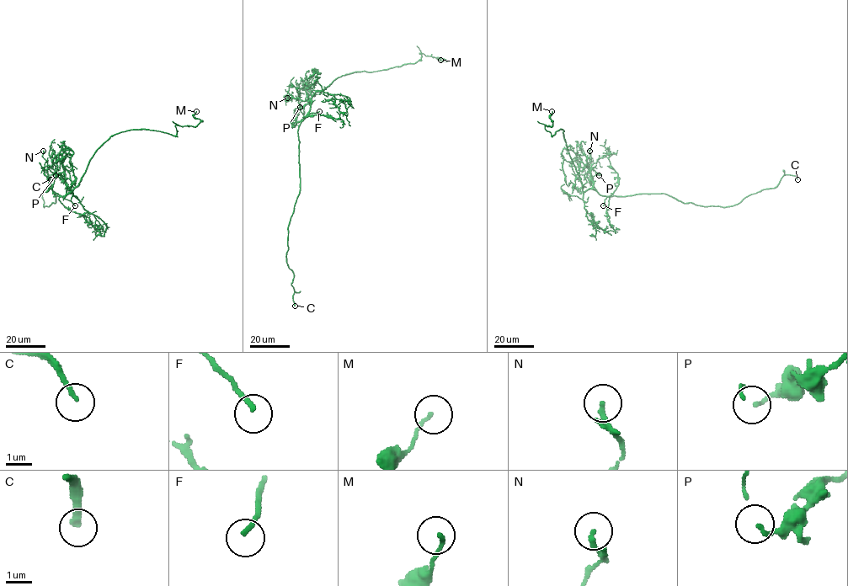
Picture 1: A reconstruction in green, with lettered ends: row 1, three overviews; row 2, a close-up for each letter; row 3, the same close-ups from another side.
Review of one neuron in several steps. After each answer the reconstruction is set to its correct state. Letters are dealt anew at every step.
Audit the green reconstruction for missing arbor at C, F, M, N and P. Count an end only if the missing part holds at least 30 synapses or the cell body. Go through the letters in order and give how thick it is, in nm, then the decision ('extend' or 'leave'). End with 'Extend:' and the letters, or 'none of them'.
C: calibre 240 nm; extend
F: calibre 170 nm; extend
M: calibre 120 nm; leave
N: calibre 180 nm; leave
P: calibre 110 nm; leave
Extend: C, F

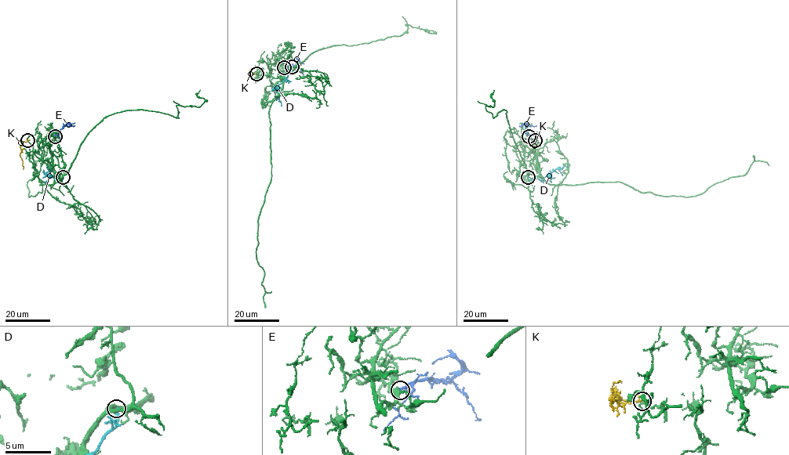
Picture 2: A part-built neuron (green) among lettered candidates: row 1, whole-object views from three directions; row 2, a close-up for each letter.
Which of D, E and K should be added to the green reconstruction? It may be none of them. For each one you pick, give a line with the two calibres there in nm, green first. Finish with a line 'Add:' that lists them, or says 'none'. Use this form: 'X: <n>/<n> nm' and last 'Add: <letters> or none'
E: 420/220 nm
Add: E

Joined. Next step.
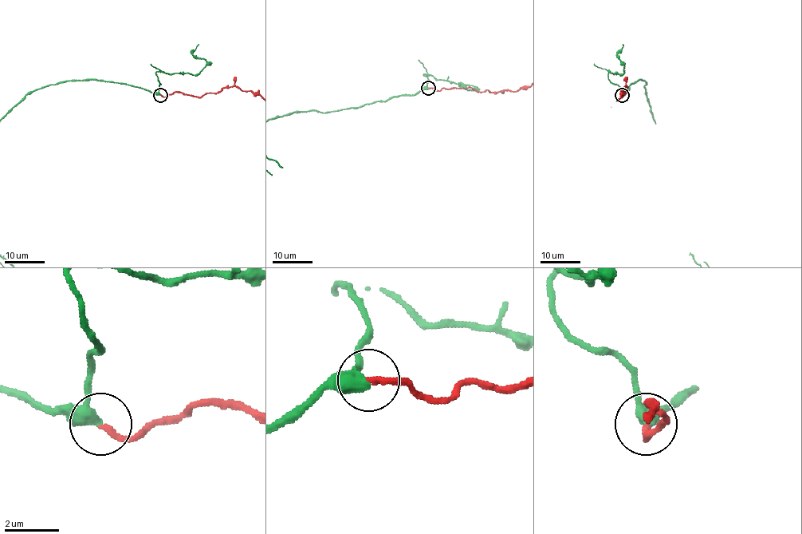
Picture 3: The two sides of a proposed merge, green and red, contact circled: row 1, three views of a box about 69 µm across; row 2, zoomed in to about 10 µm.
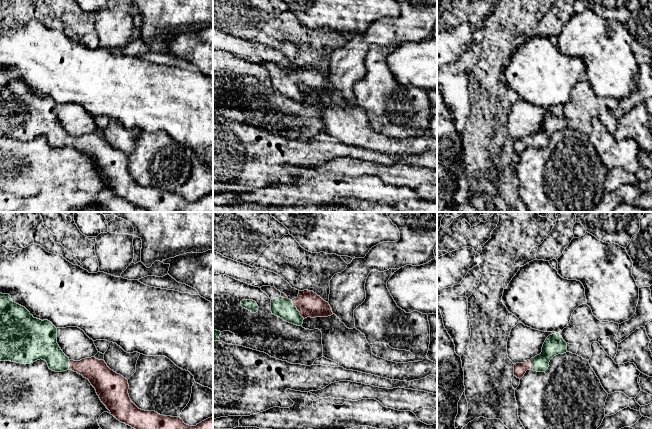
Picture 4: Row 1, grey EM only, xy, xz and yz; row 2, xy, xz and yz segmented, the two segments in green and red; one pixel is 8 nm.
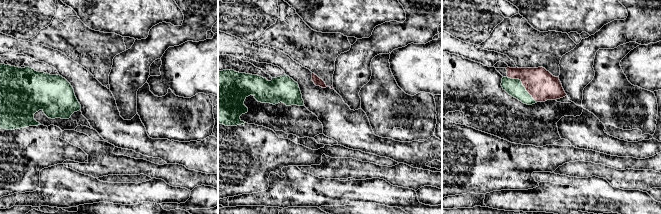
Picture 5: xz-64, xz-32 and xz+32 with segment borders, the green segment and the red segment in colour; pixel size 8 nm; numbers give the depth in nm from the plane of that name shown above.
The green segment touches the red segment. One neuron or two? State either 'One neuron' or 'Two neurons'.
One neuron

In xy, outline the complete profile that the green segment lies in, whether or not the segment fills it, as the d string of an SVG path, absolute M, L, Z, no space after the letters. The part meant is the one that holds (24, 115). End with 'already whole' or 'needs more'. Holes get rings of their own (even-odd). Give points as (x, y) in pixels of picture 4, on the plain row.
M0 69L0 137L31 140L40 135L45 136L52 147L72 146L88 155L111 191L148 212L213 212L213 193L196 202L189 202L180 193L164 192L155 187L139 185L129 173L126 154L111 146L104 136L95 133L80 137L70 136L59 123L57 104L50 97L34 94L25 83L13 78L9 70Z | needs more

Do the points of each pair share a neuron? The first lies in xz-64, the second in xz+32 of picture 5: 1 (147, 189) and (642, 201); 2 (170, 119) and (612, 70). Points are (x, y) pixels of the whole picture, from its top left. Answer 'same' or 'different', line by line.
1: same
2: same

